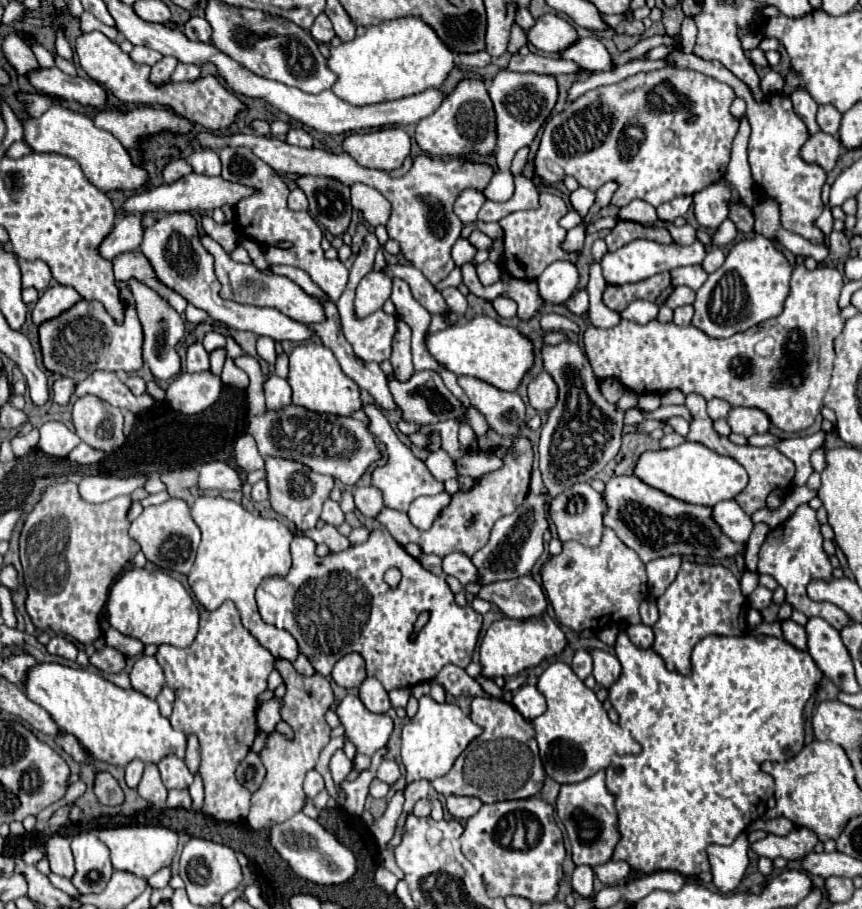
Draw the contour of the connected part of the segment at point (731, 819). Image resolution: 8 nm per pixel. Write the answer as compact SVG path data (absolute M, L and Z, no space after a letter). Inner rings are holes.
M622 632L616 640L616 656L622 664L622 674L620 678L608 688L610 692L610 702L620 714L620 726L630 730L632 738L642 746L640 754L630 754L630 756L612 756L612 764L606 768L606 784L608 790L616 794L616 810L618 810L618 830L622 834L612 860L626 860L632 870L638 872L658 872L658 870L674 870L680 872L682 876L696 876L700 872L708 872L710 864L706 858L706 848L710 844L732 844L740 832L746 830L746 824L754 822L760 816L760 804L762 804L762 816L767 810L768 798L774 794L774 778L766 772L762 772L760 764L766 760L788 760L788 756L796 756L802 746L804 746L804 704L808 698L816 692L818 682L822 680L822 672L814 668L814 660L810 654L796 650L790 646L786 640L766 636L766 634L756 634L756 636L706 636L696 644L696 652L692 654L692 670L688 676L682 676L678 672L670 672L662 660L660 654L656 654L652 648L638 648L630 642L626 632Z

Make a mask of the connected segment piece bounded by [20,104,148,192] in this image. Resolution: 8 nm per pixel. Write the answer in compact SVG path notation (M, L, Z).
M52 104L40 118L26 116L20 120L20 124L24 128L24 140L34 152L56 152L74 158L88 182L102 192L136 190L148 180L146 172L132 164L126 148L110 132L96 128L88 116L76 110L70 110L62 104Z

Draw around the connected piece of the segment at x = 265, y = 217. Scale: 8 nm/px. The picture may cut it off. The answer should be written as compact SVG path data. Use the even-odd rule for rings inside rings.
M222 148L220 160L222 160L224 180L254 188L254 196L248 196L246 200L240 200L234 206L234 212L236 212L234 224L236 228L240 228L236 232L264 246L264 258L268 264L290 264L290 266L298 266L306 270L312 276L312 280L336 302L346 288L348 268L338 260L330 262L324 258L324 250L320 246L324 238L322 228L316 224L316 220L308 212L292 212L286 206L286 198L290 190L282 182L282 178L268 164L258 160L258 156L254 156L254 152L250 152L248 148ZM280 242L290 242L292 246L278 248L276 244Z

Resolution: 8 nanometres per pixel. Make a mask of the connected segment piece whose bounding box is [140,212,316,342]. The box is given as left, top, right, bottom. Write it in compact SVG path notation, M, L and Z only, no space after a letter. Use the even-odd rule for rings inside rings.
M174 212L156 220L154 226L144 228L144 238L140 244L140 252L152 264L156 276L172 290L182 294L190 304L208 312L210 318L228 324L234 330L254 332L258 336L268 336L272 340L292 340L304 342L308 338L316 338L314 330L302 322L296 322L282 314L276 308L256 308L248 304L238 304L234 300L220 298L220 284L214 274L214 258L200 242L200 234L196 228L196 218L188 212Z

